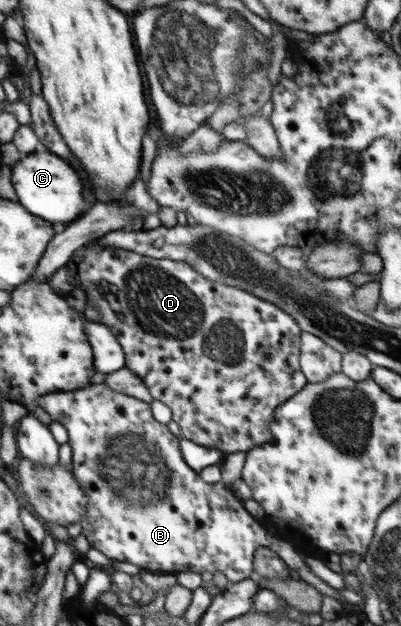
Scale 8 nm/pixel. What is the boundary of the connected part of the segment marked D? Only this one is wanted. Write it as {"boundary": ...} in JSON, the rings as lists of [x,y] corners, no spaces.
{"boundary":[[[92,240],[85,248],[76,250],[67,261],[69,279],[75,286],[75,293],[80,296],[83,304],[93,305],[93,309],[99,313],[99,321],[113,330],[114,337],[118,338],[118,343],[125,353],[125,367],[138,374],[138,377],[145,381],[154,400],[161,401],[170,407],[173,420],[182,431],[182,437],[207,448],[219,449],[227,454],[237,451],[247,452],[270,440],[269,425],[273,420],[274,410],[307,384],[306,376],[302,373],[299,364],[300,339],[303,332],[297,321],[269,301],[260,299],[243,289],[206,279],[204,275],[198,273],[197,269],[183,261],[154,259],[119,247],[93,246],[95,243],[97,240]]]}

